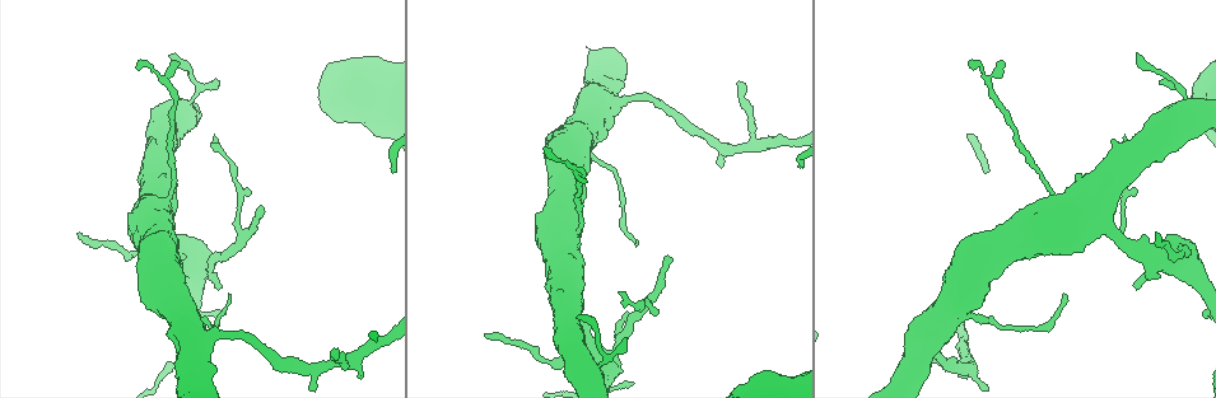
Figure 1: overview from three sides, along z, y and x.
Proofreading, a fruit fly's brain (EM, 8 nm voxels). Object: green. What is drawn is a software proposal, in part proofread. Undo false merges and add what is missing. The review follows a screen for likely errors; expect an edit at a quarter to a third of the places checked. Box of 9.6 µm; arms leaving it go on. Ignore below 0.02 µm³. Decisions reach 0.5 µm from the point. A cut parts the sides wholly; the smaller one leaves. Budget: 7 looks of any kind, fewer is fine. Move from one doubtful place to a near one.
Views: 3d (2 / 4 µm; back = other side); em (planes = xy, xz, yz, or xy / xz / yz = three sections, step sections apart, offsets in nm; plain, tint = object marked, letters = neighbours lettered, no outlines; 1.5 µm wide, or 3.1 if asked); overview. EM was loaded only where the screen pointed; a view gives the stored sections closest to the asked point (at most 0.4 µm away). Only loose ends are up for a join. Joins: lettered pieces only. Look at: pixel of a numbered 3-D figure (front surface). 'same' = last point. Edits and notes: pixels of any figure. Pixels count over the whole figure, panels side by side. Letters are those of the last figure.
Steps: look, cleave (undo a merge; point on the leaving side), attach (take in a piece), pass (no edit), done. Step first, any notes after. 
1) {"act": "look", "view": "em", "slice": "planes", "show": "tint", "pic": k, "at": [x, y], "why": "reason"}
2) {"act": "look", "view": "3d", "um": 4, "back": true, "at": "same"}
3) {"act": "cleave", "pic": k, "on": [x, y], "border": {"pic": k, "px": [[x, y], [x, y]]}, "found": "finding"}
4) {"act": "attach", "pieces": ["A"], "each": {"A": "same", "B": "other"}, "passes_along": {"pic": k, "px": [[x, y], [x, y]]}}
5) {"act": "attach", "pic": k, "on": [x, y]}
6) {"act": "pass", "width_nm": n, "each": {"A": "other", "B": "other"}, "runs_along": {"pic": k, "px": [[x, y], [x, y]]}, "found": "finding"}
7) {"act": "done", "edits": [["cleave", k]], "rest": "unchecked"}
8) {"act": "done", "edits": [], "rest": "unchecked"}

{"act": "look", "view": "3d", "um": 2, "pic": 1, "at": [79, 231], "why": "end of a long branch"}

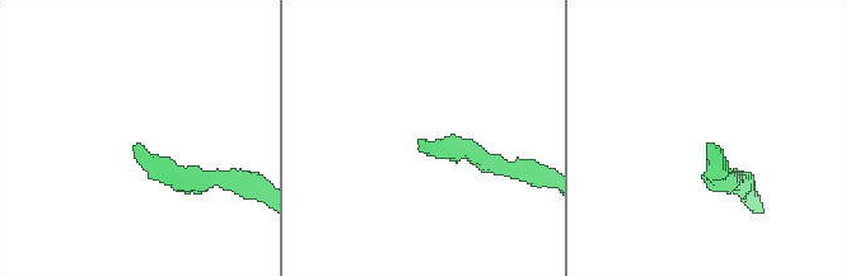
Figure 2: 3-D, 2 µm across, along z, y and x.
{"act": "look", "view": "em", "slice": "yz", "step": 8, "show": "plain", "pic": 2, "at": [419, 141]}

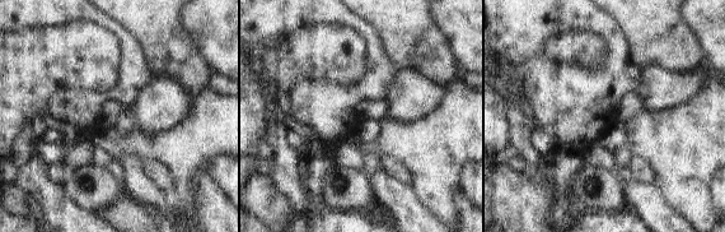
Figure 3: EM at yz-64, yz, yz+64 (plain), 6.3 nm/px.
{"act": "look", "view": "em", "slice": "yz", "step": 8, "show": "letters", "at": "same"}

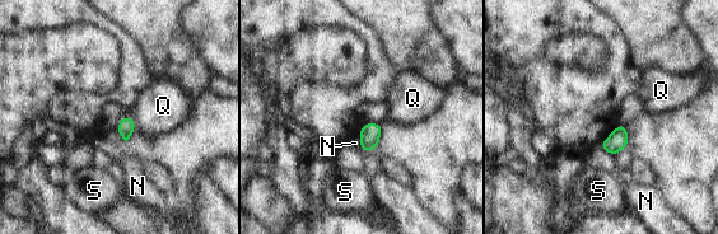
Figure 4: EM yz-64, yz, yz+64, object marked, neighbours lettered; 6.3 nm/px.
{"act": "pass", "each": {"N": "other", "Q": "other", "S": "other"}, "found": "no lettered piece goes on from it"}

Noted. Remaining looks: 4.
{"act": "look", "view": "em", "slice": "planes", "show": "plain", "pic": 1, "at": [627, 314], "why": "branch stops here"}

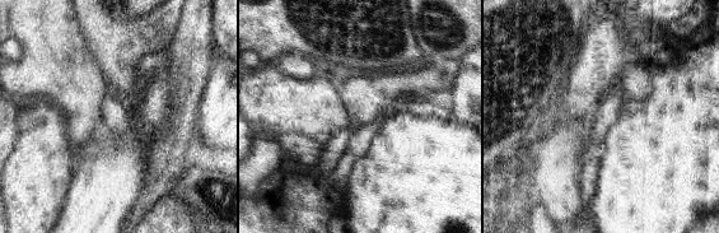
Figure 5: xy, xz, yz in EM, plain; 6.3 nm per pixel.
{"act": "look", "view": "em", "slice": "planes", "show": "letters", "at": "same"}

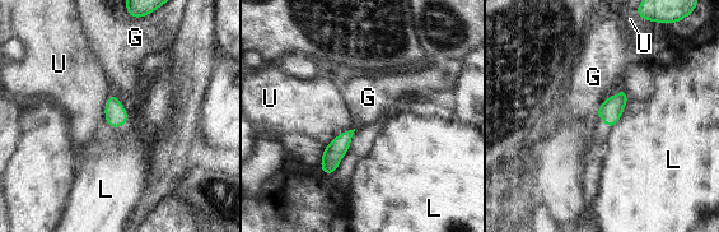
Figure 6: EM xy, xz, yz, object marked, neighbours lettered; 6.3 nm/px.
{"act": "pass", "width_nm": 140, "each": {"G": "other", "L": "other", "U": "other"}, "border": {"pic": 6, "px": [[607, 96], [594, 114]]}, "found": "no lettered piece goes on from it"}

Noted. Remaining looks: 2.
{"act": "look", "view": "em", "slice": "xy", "step": 4, "show": "tint", "pic": 1, "at": [262, 208], "why": "an open end"}

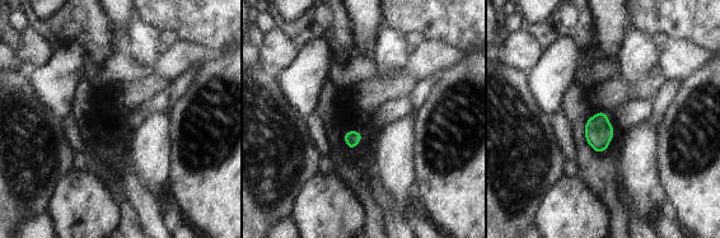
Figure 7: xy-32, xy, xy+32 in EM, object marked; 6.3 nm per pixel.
{"act": "look", "view": "em", "slice": "planes", "show": "letters", "at": "same", "why": "cut it another way"}

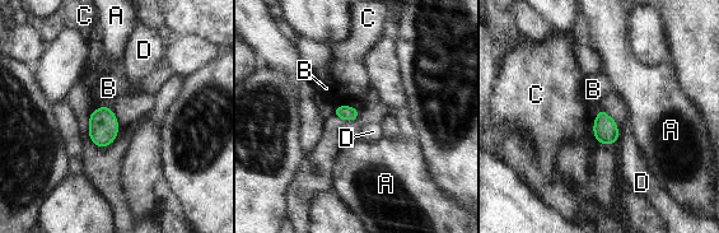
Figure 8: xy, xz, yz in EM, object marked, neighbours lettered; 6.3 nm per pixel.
{"act": "pass", "width_nm": 100, "each": {"A": "other", "B": "other", "C": "other", "D": "other"}, "border": {"pic": 8, "px": [[601, 107], [593, 124], [597, 144]]}, "found": "no lettered piece goes on from it"}

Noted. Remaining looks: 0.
{"act": "done", "edits": [], "rest": "unchecked"}

